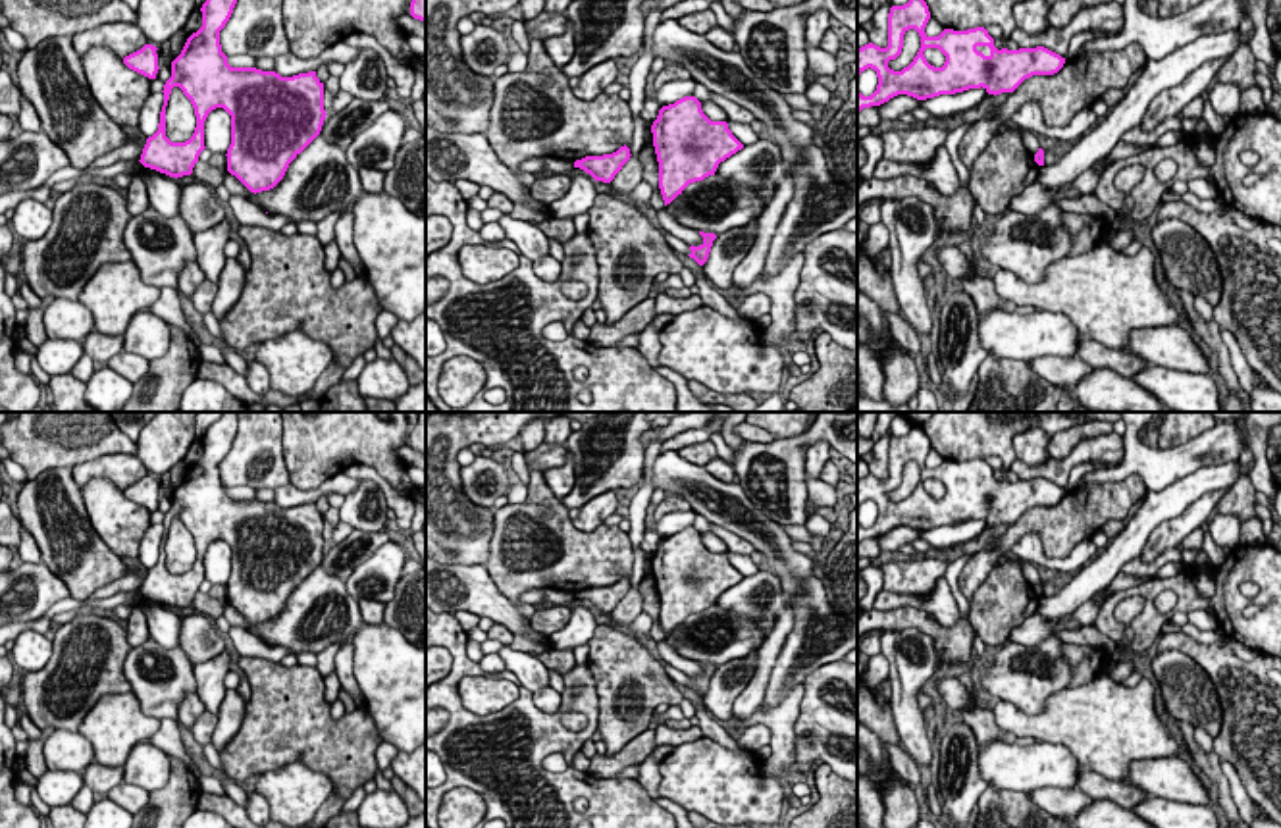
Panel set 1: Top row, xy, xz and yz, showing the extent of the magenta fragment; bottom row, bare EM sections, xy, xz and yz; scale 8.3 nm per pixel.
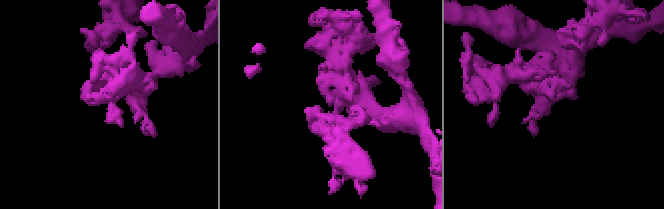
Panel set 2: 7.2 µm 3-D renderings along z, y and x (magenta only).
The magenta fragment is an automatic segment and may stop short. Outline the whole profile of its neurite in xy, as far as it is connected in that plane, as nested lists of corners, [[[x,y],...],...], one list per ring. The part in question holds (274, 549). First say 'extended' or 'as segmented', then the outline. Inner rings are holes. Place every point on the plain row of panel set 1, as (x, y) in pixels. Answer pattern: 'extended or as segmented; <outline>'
as segmented; [[[223,412],[202,435],[202,458],[171,493],[158,562],[146,570],[139,593],[175,610],[191,607],[206,580],[204,553],[212,541],[223,539],[231,547],[227,603],[256,626],[283,610],[289,595],[320,566],[327,545],[316,503],[281,508],[227,495],[220,462],[235,435],[237,412]],[[173,518],[183,522],[196,547],[195,564],[185,574],[166,568],[166,537]]]

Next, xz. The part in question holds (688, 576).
as segmented; [[[695,528],[663,537],[651,556],[665,637],[744,580],[726,553],[711,553]]]

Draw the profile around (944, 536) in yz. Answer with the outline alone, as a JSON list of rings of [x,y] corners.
[[[969,520],[955,526],[940,526],[934,530],[919,531],[921,539],[930,547],[946,549],[957,543],[965,543],[982,533],[986,520]]]

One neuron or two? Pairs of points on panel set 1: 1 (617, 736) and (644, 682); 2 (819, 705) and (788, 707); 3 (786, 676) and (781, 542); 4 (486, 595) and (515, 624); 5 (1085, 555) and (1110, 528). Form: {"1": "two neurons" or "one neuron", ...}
{"1": "one neuron", "2": "two neurons", "3": "one neuron", "4": "one neuron", "5": "two neurons"}

